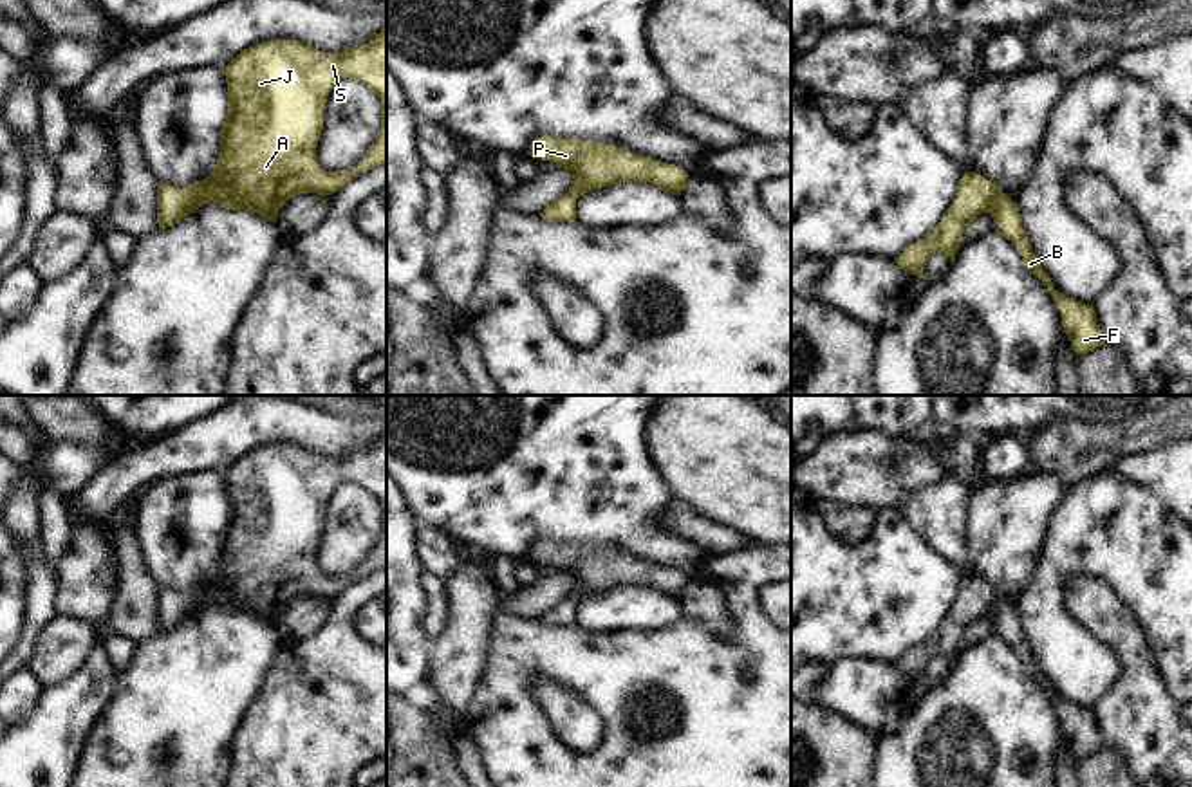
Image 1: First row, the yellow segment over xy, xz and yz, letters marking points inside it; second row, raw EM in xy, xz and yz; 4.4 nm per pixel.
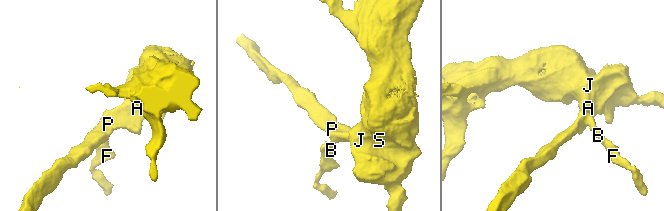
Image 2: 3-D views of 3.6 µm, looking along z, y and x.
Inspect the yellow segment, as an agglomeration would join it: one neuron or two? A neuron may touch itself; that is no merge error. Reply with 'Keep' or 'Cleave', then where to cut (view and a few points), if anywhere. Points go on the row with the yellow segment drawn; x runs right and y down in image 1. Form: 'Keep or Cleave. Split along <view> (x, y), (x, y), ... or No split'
Keep. No split

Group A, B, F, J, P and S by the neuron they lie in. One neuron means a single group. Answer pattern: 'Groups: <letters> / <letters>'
Groups: A B F J P S

